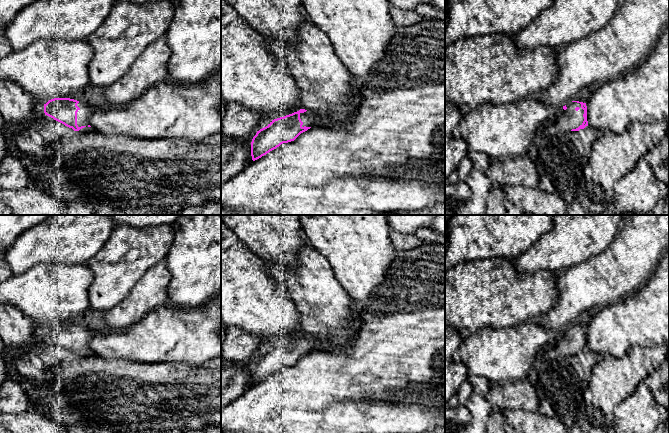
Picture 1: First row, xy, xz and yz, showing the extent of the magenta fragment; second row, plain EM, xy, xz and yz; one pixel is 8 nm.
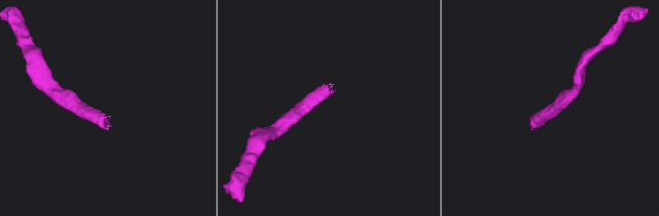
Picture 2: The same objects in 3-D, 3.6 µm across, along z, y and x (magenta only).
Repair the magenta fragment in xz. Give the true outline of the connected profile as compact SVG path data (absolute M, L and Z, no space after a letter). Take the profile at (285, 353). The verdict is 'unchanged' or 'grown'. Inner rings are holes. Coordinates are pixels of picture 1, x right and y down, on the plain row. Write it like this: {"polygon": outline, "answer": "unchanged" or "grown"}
{"polygon": "M305 333L272 344L257 355L251 366L251 380L255 385L283 367L294 365L301 357L316 350L322 343Z", "answer": "grown"}

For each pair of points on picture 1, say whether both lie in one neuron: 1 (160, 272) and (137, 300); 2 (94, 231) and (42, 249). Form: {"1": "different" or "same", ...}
{"1": "same", "2": "same"}

